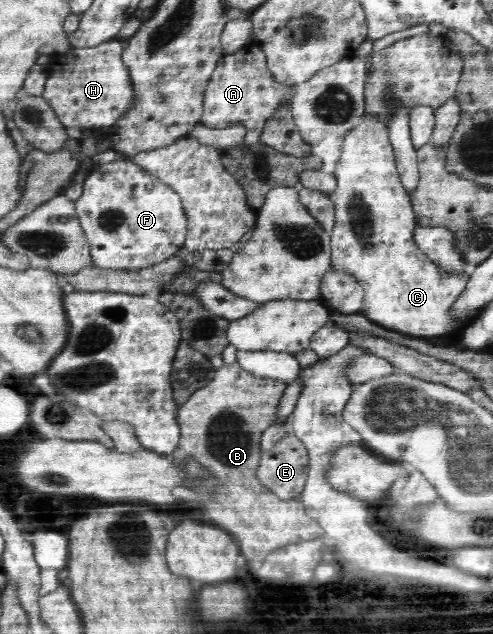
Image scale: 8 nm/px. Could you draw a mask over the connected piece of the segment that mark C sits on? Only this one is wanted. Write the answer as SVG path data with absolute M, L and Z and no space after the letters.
M365 114L361 124L345 136L341 146L342 153L334 170L337 187L330 198L335 206L335 225L330 232L331 268L336 272L351 274L364 287L360 315L385 329L418 336L420 339L448 335L460 326L467 326L472 318L466 316L455 320L448 311L467 285L469 271L450 274L447 270L441 270L416 244L415 212L397 171L388 125L373 114Z

